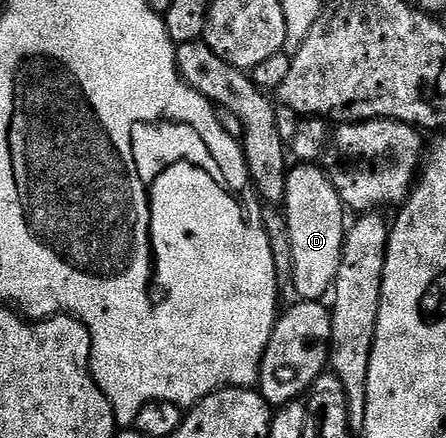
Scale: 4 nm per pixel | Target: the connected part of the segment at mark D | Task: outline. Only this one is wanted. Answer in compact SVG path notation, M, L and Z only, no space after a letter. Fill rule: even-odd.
M298 163L287 170L284 214L288 233L291 235L294 266L292 291L298 294L295 296L302 301L325 300L331 294L336 273L340 269L348 211L343 207L341 197L321 166Z

